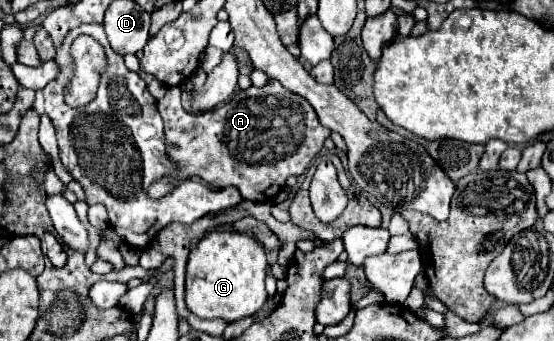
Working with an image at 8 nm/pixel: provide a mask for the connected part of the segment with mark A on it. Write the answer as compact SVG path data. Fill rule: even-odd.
M270 79L264 87L250 87L216 107L214 111L202 113L202 115L192 115L186 113L180 107L180 87L170 87L166 95L158 101L158 111L164 119L164 133L166 133L166 143L168 143L168 155L178 161L180 165L180 175L178 177L202 177L208 185L212 187L228 187L234 185L238 187L240 195L250 201L272 201L286 185L286 179L290 175L300 177L310 161L320 153L324 141L330 137L330 129L326 129L320 121L318 115L314 113L312 105L298 97L296 93L290 93L278 81Z

